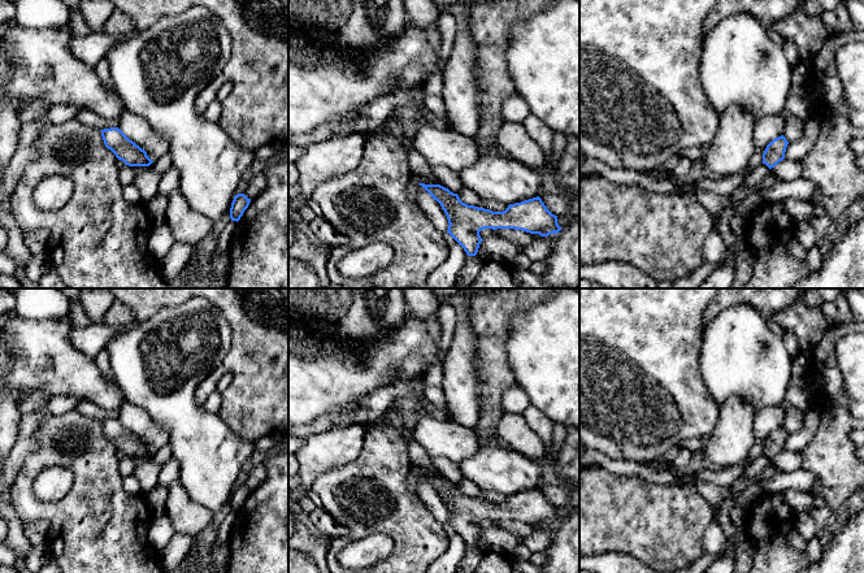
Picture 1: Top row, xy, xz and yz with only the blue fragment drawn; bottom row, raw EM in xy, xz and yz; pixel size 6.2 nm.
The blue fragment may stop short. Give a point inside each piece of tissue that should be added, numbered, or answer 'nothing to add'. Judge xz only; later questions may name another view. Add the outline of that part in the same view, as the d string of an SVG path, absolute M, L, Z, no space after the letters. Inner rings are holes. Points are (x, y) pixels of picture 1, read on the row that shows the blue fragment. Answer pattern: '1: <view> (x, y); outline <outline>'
nothing to add

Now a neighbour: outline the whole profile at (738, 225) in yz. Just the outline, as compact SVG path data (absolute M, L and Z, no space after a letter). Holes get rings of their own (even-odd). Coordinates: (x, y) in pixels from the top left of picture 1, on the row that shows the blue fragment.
M737 212L731 216L729 226L730 231L737 236L746 236L748 233L748 220L743 218Z

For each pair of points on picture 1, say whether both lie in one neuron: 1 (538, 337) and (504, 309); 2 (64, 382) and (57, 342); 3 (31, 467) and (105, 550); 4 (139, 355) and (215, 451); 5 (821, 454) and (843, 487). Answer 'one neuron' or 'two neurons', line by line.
1: two neurons
2: one neuron
3: one neuron
4: one neuron
5: one neuron

